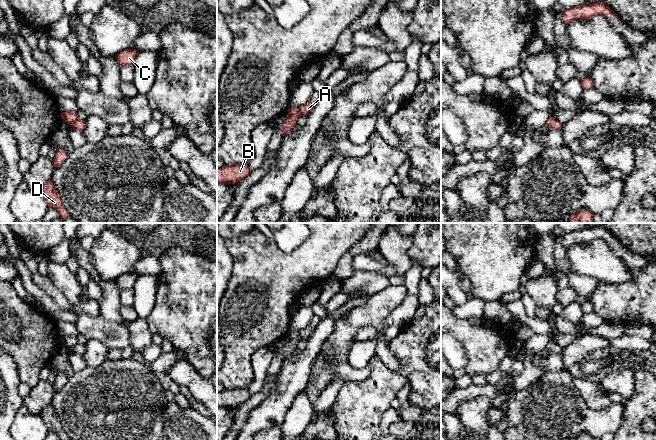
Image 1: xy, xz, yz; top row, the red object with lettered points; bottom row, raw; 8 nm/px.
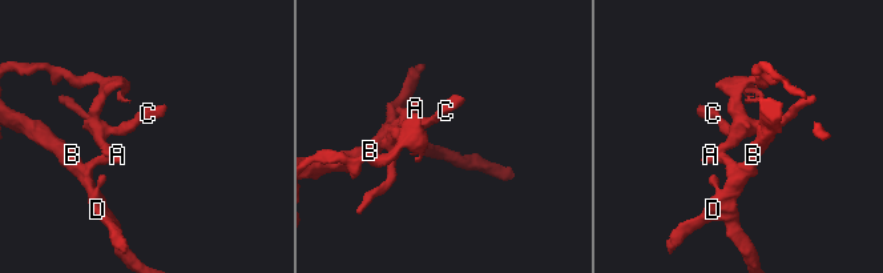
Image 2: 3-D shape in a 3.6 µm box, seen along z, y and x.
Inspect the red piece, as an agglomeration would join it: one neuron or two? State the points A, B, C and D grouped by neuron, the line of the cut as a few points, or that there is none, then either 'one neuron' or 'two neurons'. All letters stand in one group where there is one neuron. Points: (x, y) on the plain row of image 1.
A B D / C | xz (287, 343), (297, 344) | two neurons

